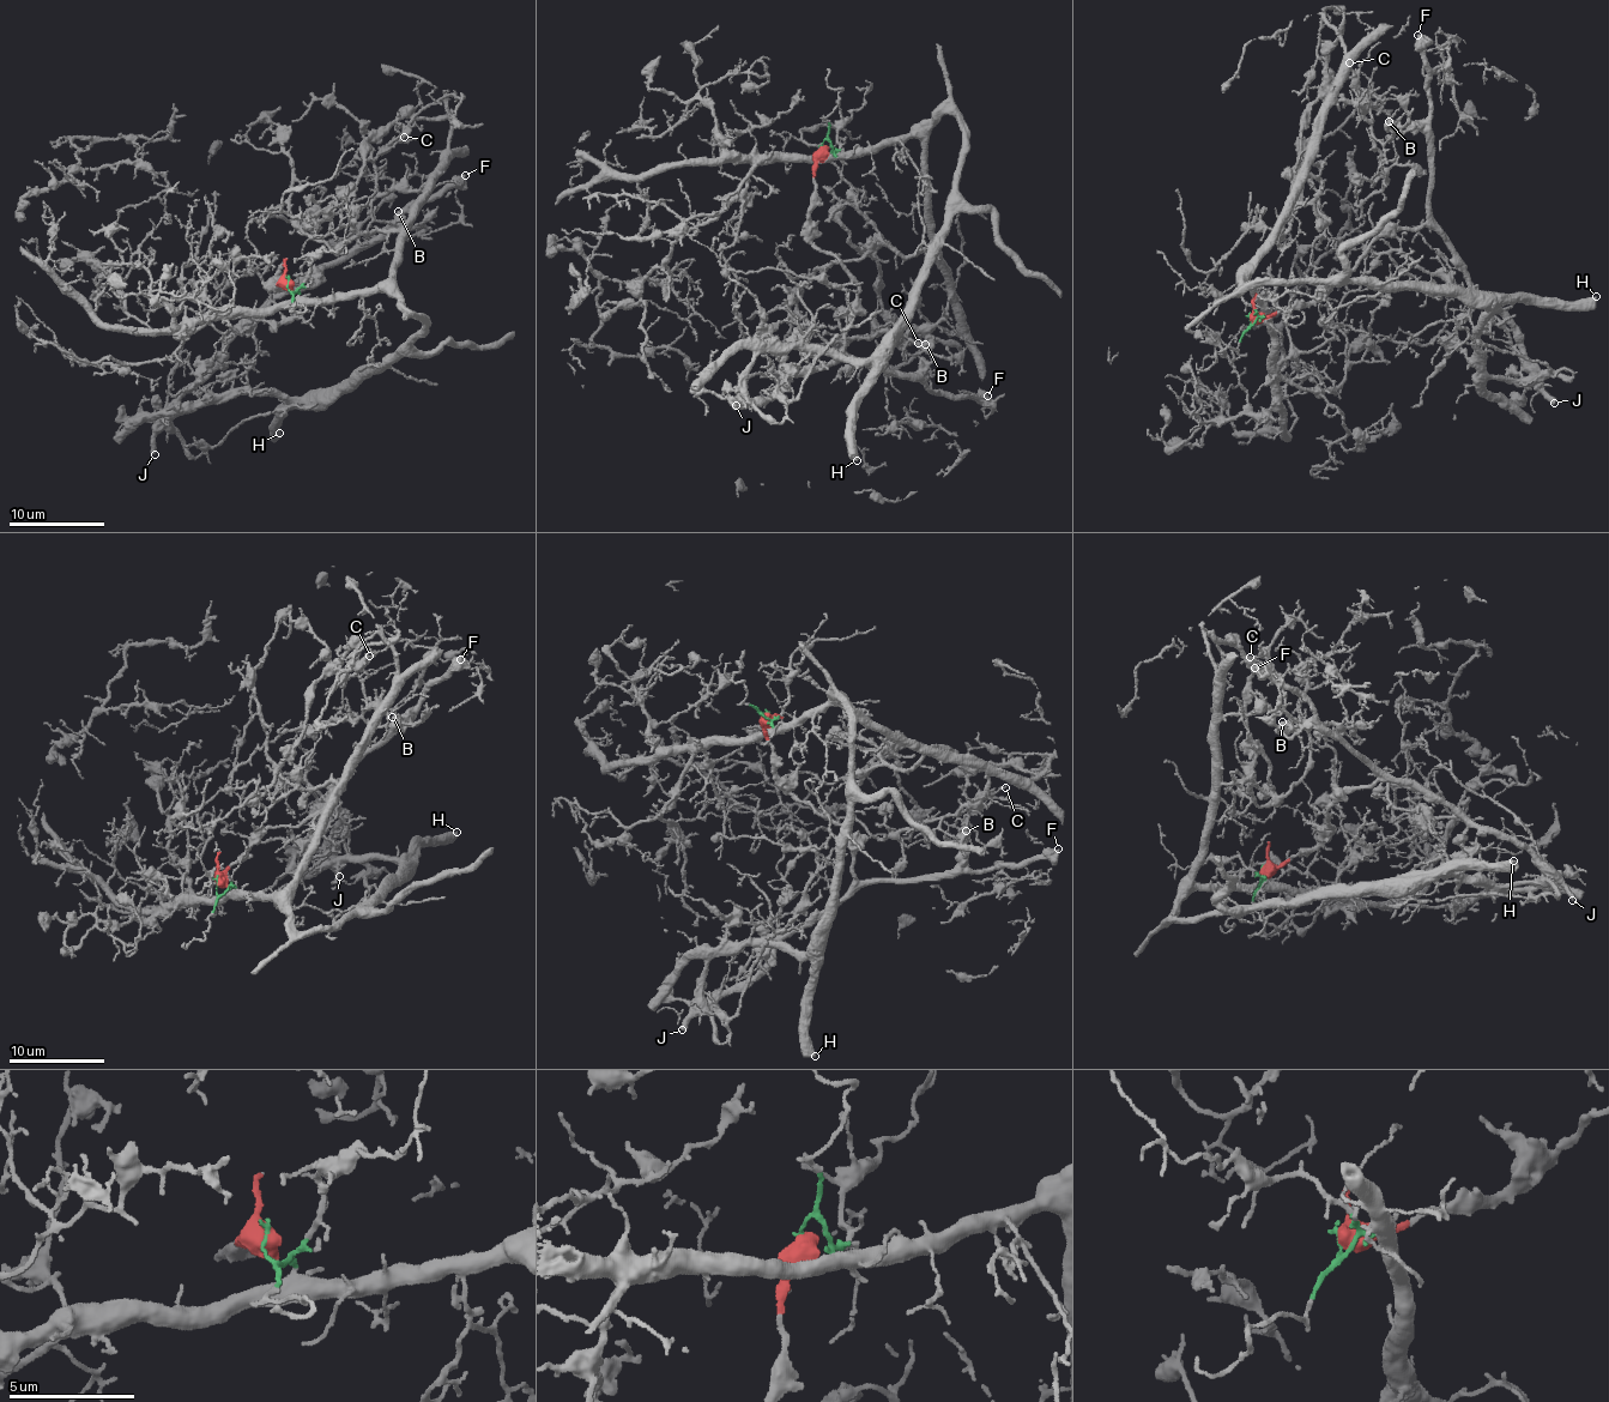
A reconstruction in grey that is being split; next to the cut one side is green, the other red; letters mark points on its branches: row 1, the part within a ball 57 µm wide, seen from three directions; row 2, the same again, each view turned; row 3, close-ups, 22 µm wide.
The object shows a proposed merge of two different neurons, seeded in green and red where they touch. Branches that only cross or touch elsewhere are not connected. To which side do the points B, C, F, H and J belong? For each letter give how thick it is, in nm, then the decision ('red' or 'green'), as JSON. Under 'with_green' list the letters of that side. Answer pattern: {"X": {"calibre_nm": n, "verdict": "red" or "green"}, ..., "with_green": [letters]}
{"B": {"calibre_nm": 460, "verdict": "red"}, "C": {"calibre_nm": 150, "verdict": "green"}, "F": {"calibre_nm": 500, "verdict": "red"}, "H": {"calibre_nm": 500, "verdict": "green"}, "J": {"calibre_nm": 400, "verdict": "red"}, "with_green": ["C", "H"]}

